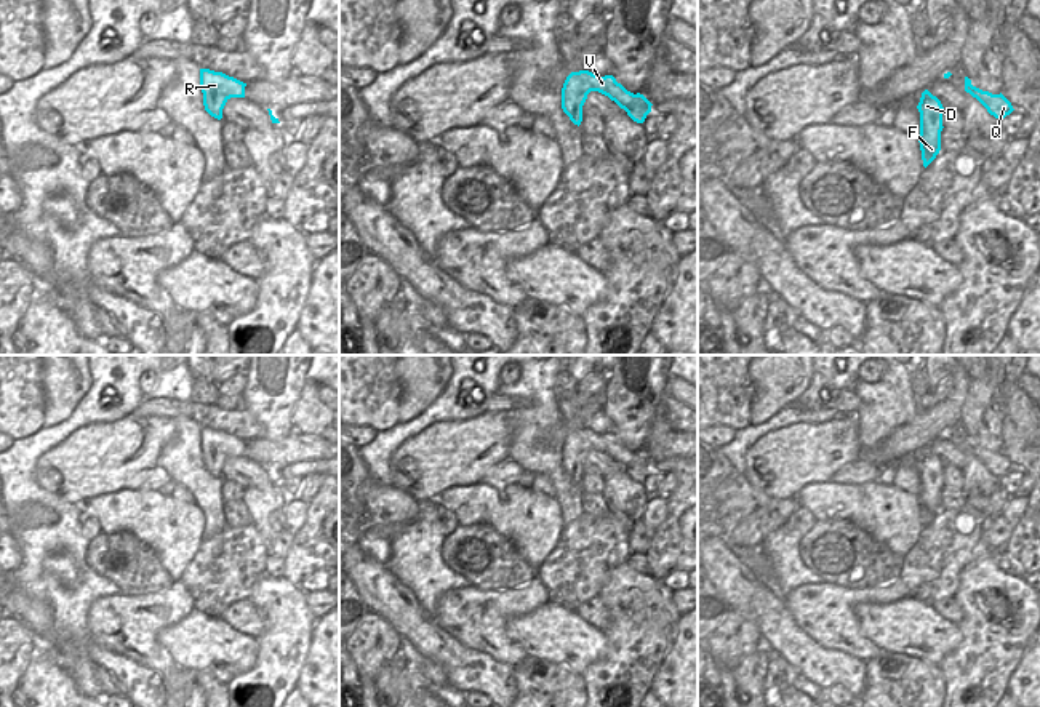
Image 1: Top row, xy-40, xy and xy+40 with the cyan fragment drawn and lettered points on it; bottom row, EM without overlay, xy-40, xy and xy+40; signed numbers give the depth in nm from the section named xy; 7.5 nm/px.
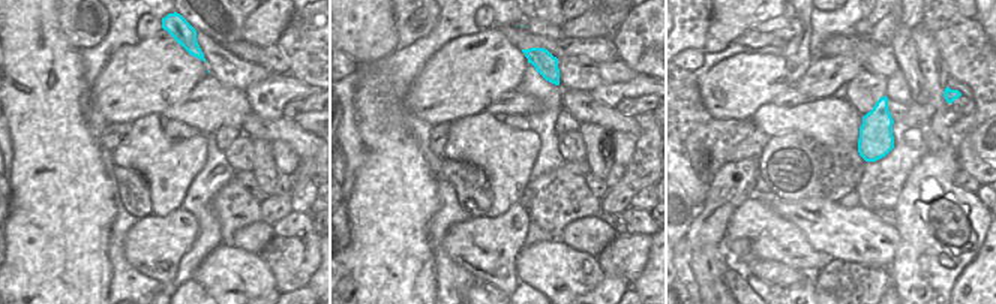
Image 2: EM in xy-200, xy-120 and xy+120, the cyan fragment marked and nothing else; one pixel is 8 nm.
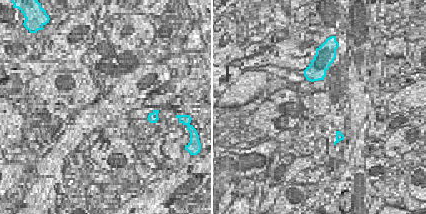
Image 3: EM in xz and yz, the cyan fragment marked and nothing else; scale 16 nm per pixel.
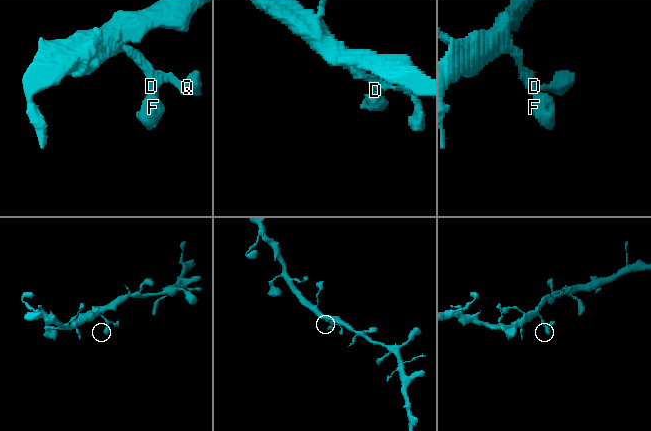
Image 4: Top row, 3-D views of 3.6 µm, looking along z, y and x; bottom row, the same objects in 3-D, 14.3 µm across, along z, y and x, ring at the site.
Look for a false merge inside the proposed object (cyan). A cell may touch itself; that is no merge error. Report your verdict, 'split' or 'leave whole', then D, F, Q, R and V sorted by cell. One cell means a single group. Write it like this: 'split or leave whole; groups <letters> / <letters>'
leave whole; groups D F Q R V

